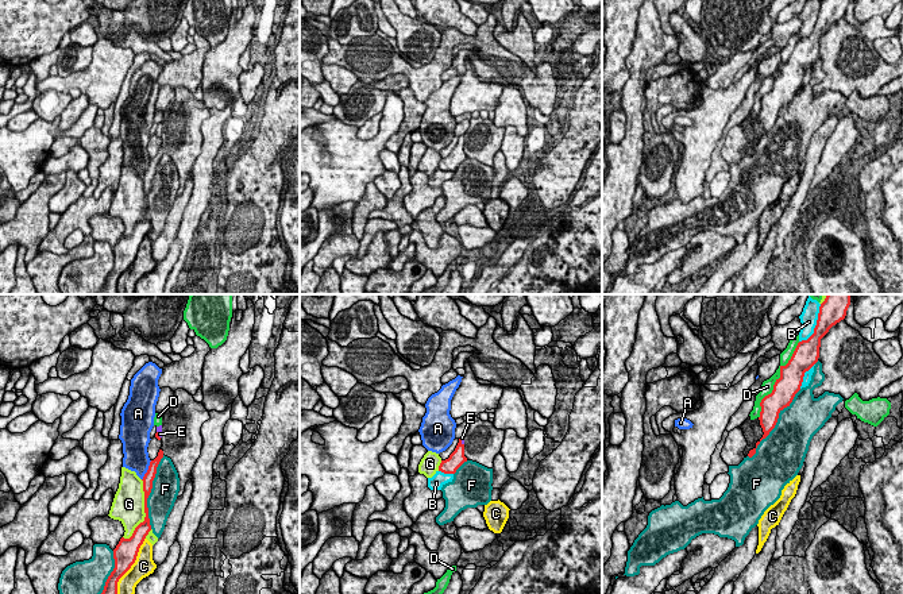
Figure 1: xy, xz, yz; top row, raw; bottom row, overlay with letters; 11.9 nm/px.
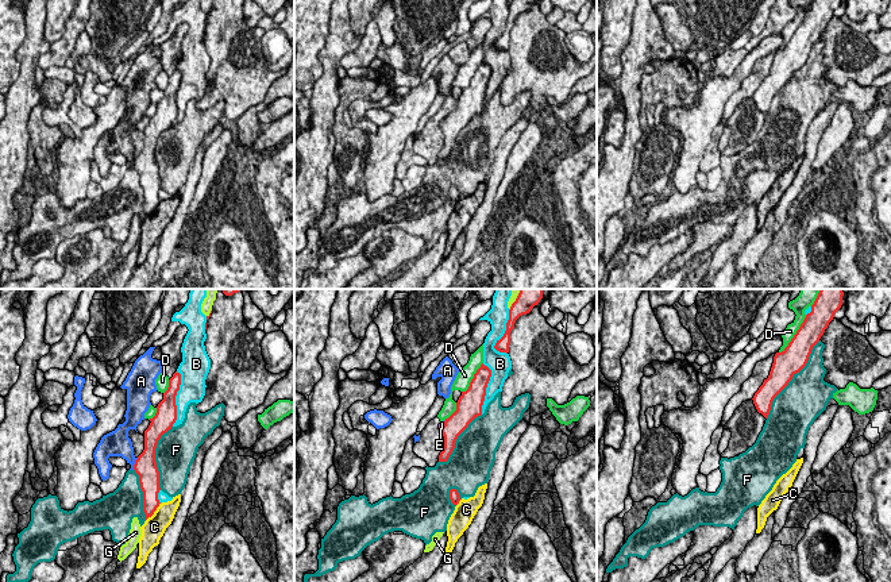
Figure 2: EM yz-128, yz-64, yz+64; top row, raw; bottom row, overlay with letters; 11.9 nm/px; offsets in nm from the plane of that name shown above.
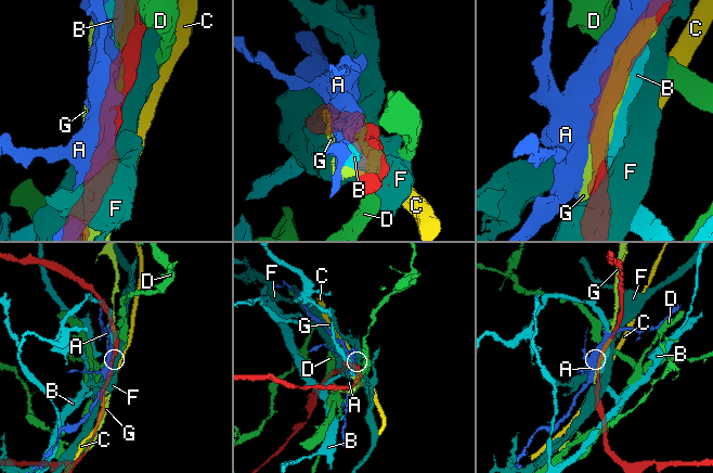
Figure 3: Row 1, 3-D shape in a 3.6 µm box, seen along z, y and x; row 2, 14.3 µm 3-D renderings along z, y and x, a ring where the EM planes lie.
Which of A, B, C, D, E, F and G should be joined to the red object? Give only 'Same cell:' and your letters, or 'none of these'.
Same cell: E

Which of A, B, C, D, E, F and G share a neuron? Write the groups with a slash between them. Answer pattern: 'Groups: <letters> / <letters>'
Groups: A / B / C / D / E / F / G

